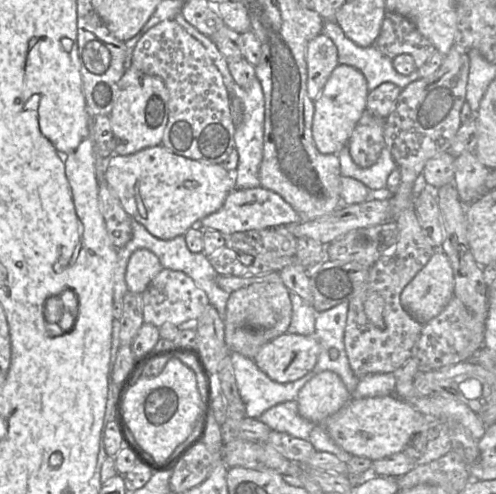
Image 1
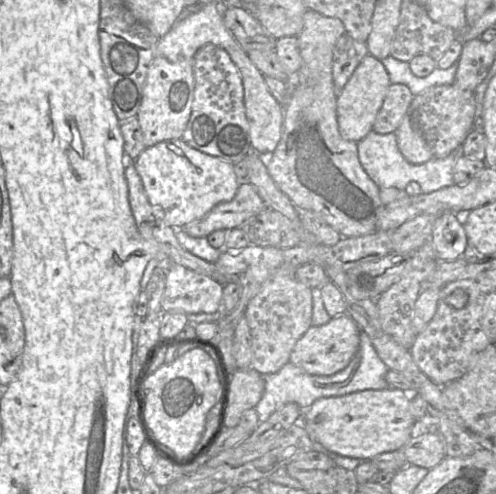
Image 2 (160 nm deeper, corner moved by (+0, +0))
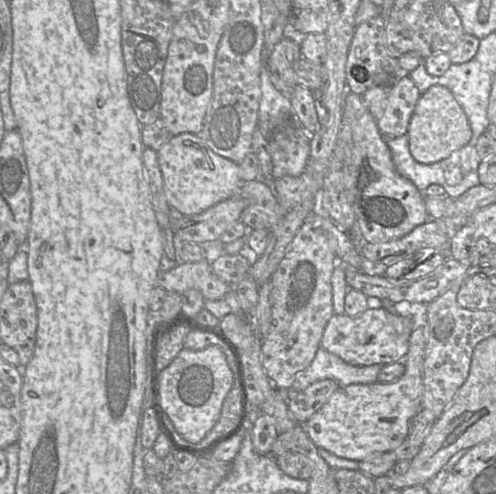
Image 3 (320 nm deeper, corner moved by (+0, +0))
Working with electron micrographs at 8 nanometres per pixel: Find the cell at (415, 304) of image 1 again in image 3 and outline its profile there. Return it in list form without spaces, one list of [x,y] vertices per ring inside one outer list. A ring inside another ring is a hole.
[[[415,315],[413,316],[413,320],[415,322],[415,327],[409,338],[409,349],[407,355],[402,361],[402,363],[405,365],[405,372],[399,380],[391,383],[380,383],[377,381],[372,384],[351,384],[345,387],[340,387],[334,394],[330,396],[325,404],[304,424],[304,428],[309,438],[315,443],[318,448],[325,449],[342,458],[361,462],[367,458],[371,458],[372,456],[376,456],[384,452],[392,452],[407,438],[413,418],[422,409],[423,372],[428,338],[428,324],[426,321],[426,315]]]

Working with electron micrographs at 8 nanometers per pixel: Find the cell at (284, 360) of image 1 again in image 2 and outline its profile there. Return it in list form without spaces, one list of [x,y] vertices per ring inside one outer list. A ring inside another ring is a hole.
[[[347,314],[332,318],[328,323],[311,326],[296,342],[289,363],[318,376],[333,375],[345,369],[357,353],[360,342],[360,328]]]

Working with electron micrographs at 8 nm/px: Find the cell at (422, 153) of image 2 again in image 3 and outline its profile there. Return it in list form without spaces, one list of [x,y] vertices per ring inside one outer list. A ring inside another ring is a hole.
[[[432,86],[418,99],[406,136],[413,159],[421,164],[433,164],[466,145],[471,139],[472,129],[452,92],[444,86]]]

